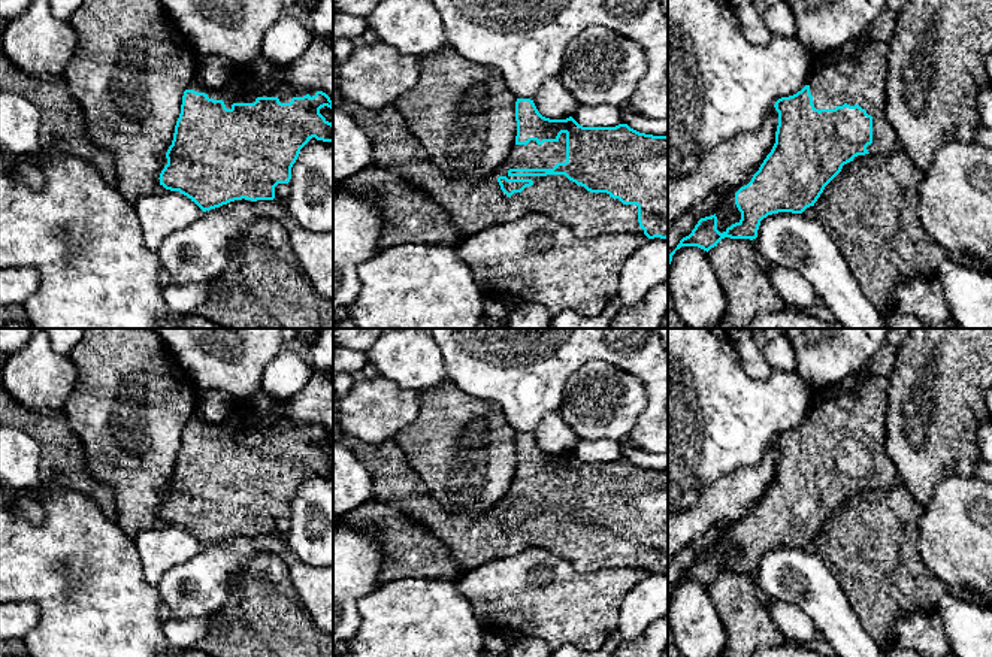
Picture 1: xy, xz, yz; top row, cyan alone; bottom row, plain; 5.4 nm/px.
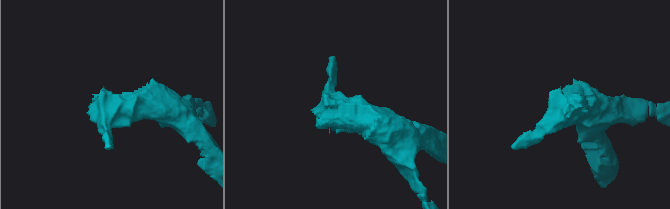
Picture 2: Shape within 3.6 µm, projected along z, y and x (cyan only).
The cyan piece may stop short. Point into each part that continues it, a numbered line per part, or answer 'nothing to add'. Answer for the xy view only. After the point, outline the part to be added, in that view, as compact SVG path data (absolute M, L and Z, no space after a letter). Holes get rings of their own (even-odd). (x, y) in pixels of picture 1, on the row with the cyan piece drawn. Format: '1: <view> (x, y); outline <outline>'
1: xy (245, 85); outline M238 66L227 84L218 90L208 90L194 76L187 90L205 93L209 99L223 100L227 109L233 103L254 103L257 97L278 97L281 103L290 103L293 97L315 96L317 90L303 90L290 84L284 67L278 66L269 76L257 75L249 66Z

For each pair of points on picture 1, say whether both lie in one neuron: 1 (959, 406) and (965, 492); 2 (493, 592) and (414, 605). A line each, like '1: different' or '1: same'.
1: different
2: different

